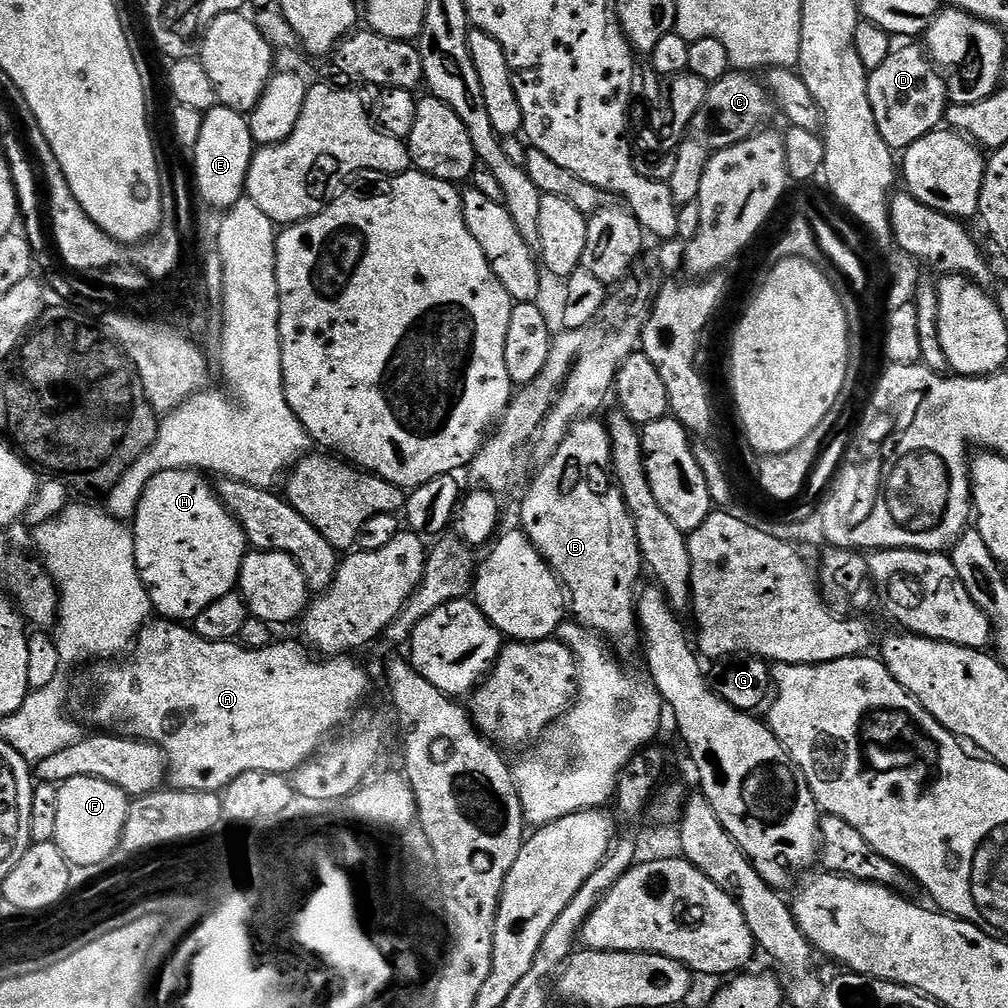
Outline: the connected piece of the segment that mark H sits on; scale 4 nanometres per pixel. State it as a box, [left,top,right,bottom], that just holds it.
[134,468,250,622]

